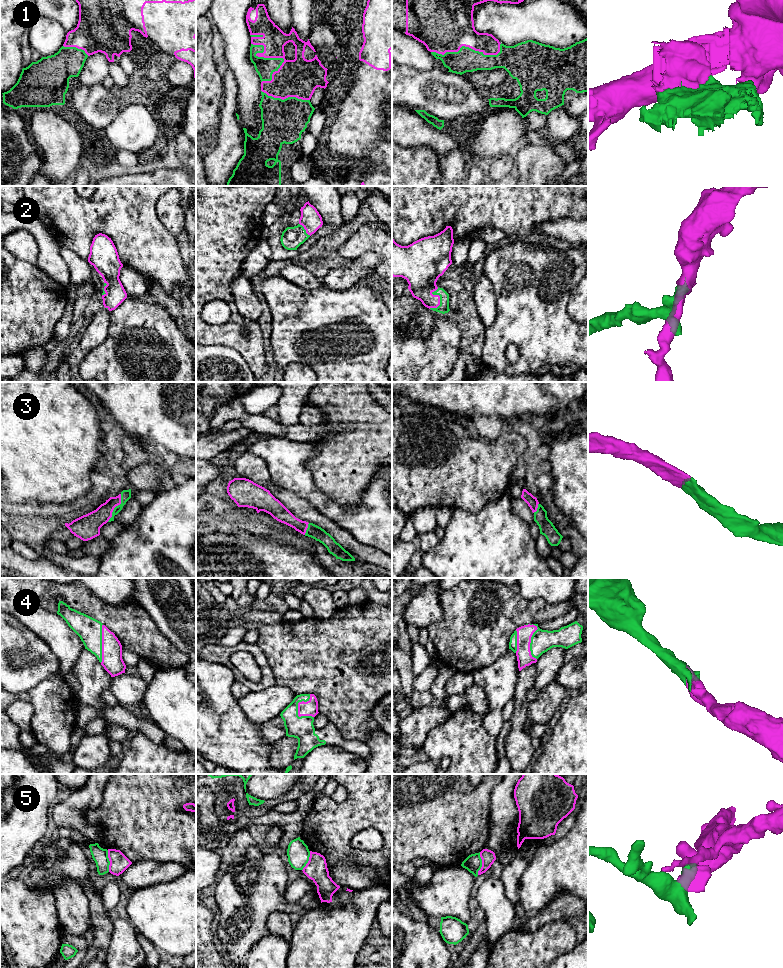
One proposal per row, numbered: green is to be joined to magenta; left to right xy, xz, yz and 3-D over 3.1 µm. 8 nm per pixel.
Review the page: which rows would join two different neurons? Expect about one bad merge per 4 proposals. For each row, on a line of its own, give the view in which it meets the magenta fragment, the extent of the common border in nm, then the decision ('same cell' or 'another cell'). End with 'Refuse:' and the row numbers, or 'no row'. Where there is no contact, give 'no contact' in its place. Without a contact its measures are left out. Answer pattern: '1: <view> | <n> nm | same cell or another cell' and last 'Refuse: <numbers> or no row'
1: xz | 340 nm | same cell
2: yz | 190 nm | same cell
3: xy | 260 nm | same cell
4: xz | 220 nm | same cell
5: yz | 190 nm | another cell
Refuse: 5

